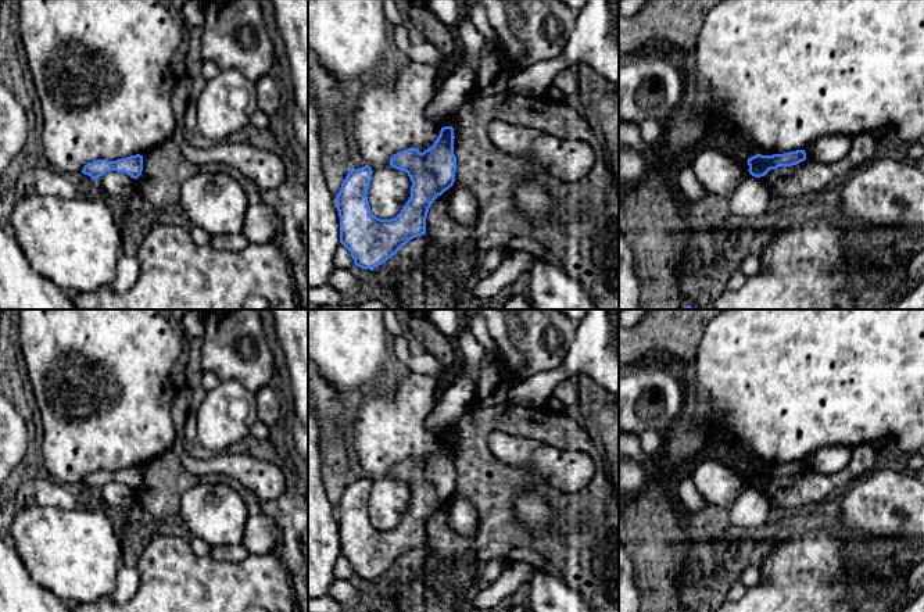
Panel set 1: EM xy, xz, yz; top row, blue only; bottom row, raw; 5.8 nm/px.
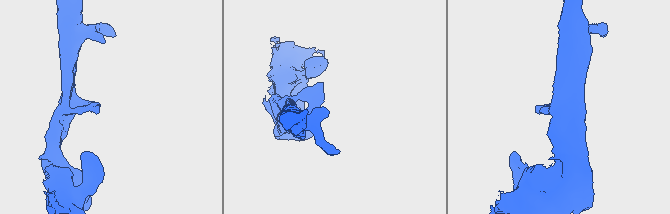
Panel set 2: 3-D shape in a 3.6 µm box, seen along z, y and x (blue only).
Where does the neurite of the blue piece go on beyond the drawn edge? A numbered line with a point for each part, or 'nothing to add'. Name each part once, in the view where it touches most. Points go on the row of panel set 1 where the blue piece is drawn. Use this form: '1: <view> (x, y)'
nothing to add

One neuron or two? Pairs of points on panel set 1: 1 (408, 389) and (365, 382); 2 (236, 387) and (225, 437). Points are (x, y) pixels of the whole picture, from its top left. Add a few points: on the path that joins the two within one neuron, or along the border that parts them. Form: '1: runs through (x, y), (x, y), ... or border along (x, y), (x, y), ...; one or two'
1: border along (396, 376), (387, 385), (371, 389), (362, 396); two
2: runs through (224, 400), (222, 425); one

